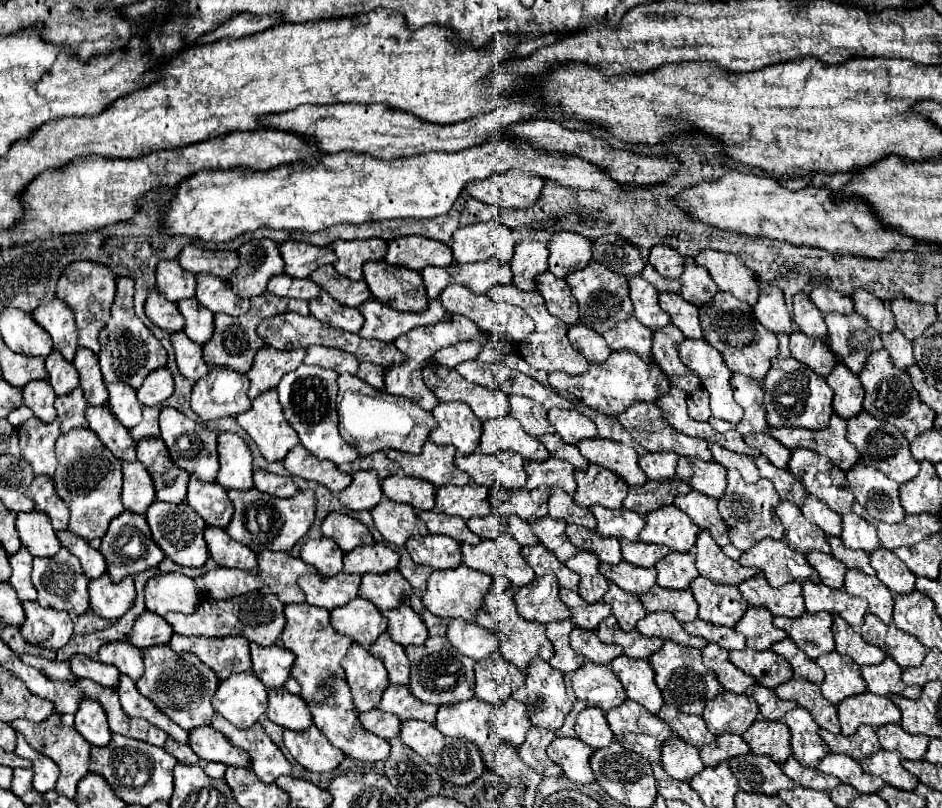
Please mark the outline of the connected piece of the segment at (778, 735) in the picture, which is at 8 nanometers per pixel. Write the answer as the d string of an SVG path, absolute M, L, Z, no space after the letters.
M758 718L746 732L744 740L752 748L754 754L766 754L776 764L782 764L792 756L790 750L790 728L782 720L766 720Z

